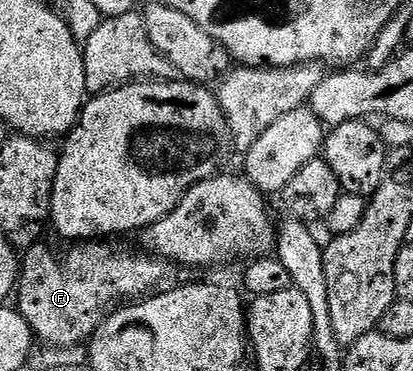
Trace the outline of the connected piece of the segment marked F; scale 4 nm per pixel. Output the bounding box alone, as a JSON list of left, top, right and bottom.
[17,240,164,346]

